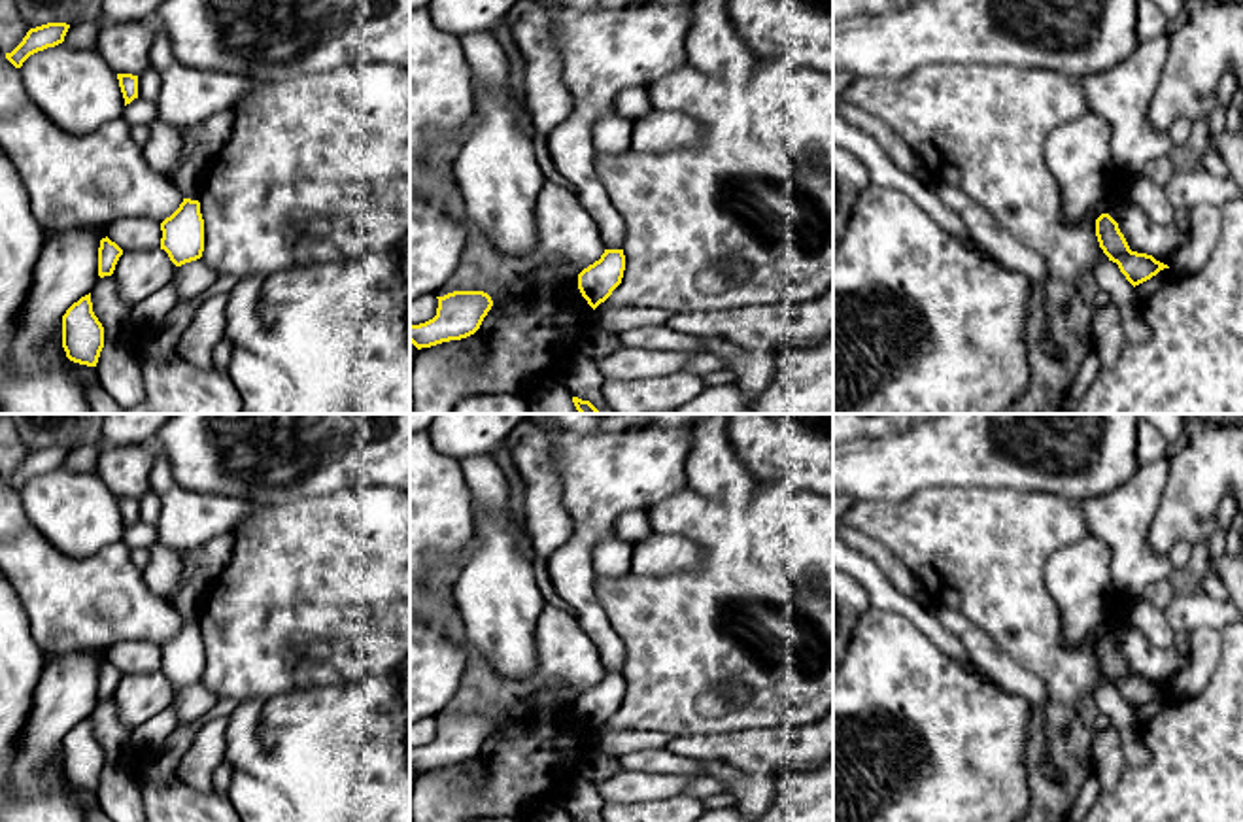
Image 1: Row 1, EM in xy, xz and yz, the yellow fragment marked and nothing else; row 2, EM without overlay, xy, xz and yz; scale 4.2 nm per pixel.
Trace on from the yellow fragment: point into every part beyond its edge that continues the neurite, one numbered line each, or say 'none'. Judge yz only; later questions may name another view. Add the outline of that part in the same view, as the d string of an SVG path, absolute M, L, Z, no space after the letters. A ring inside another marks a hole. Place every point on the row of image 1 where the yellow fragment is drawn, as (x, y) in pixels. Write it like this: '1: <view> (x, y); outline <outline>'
none

